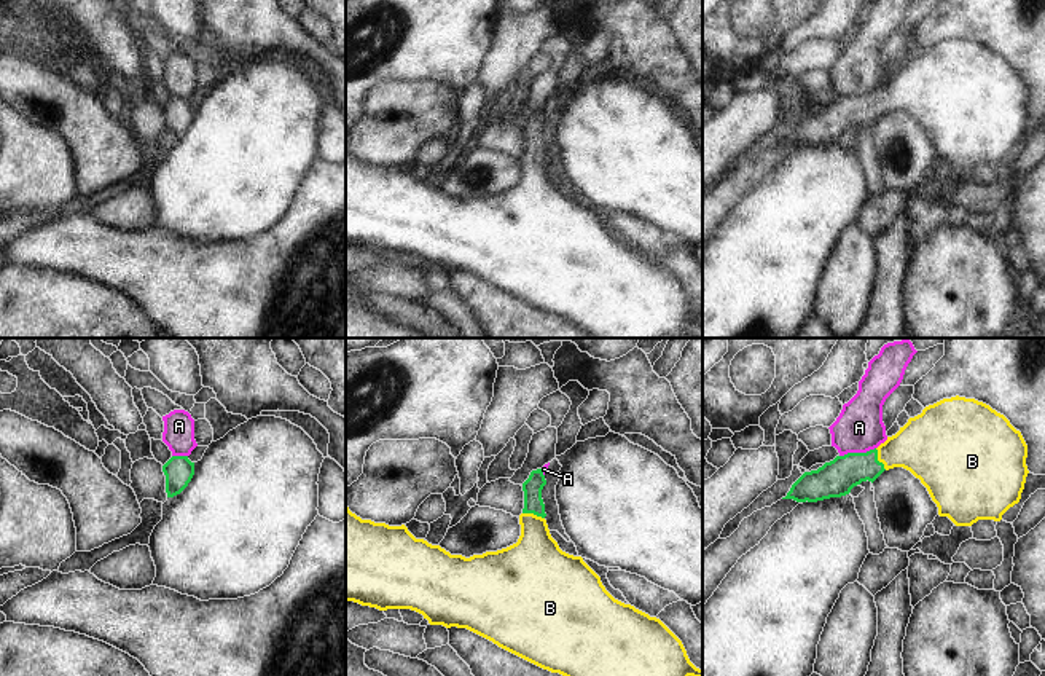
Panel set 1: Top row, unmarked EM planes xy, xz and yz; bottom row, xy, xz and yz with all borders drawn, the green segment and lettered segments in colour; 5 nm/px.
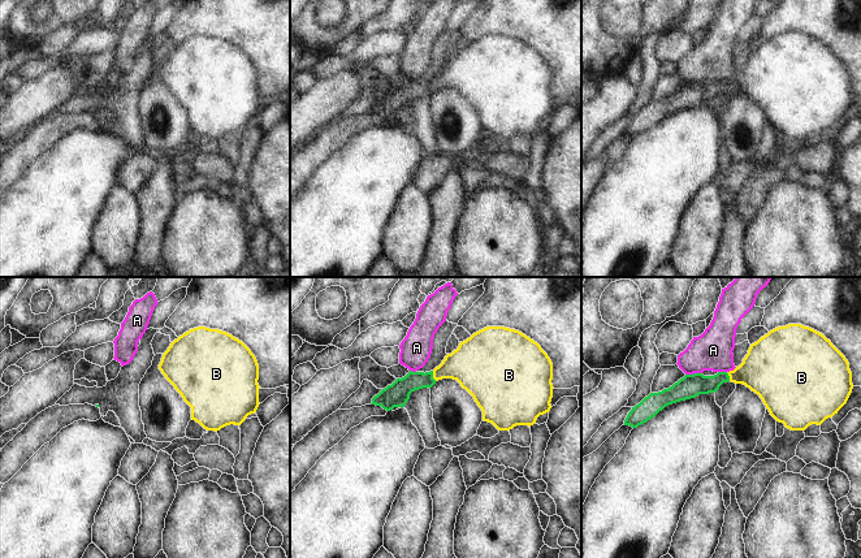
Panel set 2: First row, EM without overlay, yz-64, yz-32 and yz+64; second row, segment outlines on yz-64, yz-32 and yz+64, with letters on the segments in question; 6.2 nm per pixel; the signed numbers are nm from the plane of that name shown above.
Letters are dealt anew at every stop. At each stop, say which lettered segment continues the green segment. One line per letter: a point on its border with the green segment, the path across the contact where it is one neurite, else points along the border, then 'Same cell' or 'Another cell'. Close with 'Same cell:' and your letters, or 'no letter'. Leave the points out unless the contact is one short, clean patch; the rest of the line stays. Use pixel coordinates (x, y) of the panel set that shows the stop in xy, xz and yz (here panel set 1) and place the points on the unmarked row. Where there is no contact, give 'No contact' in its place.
A: Touches green at yz (857, 96). Boundary: yz (875, 90), (865, 94), (848, 94), (840, 99). Another cell
B: Touches green at yz (876, 102). Path across: yz (835, 121), (876, 102), (899, 93), (924, 90). Same cell
Same cell: B

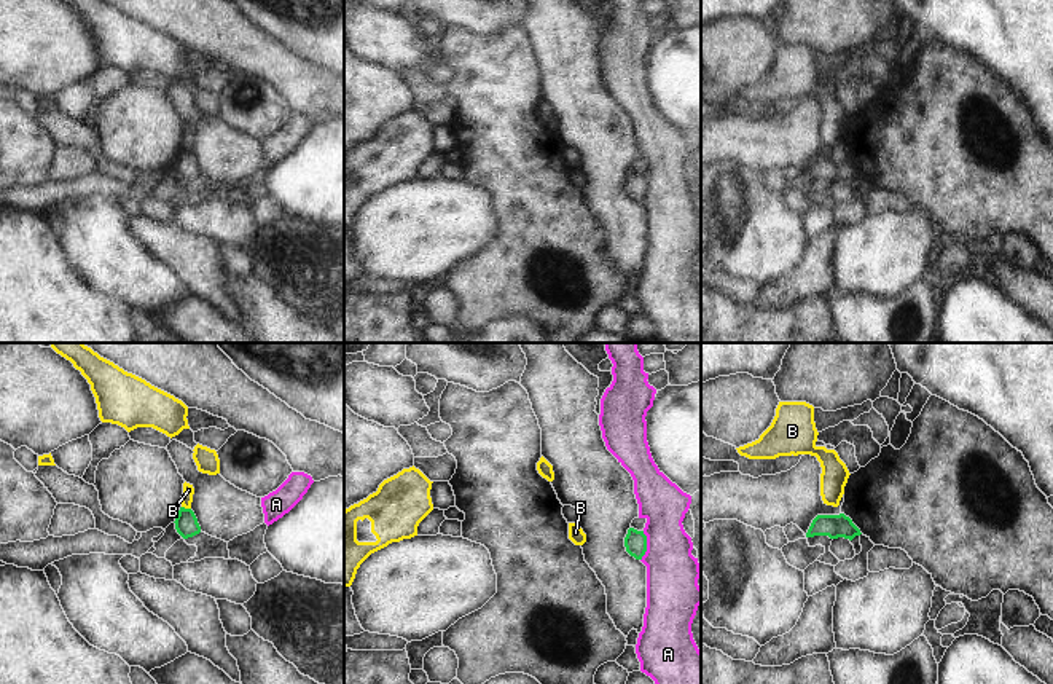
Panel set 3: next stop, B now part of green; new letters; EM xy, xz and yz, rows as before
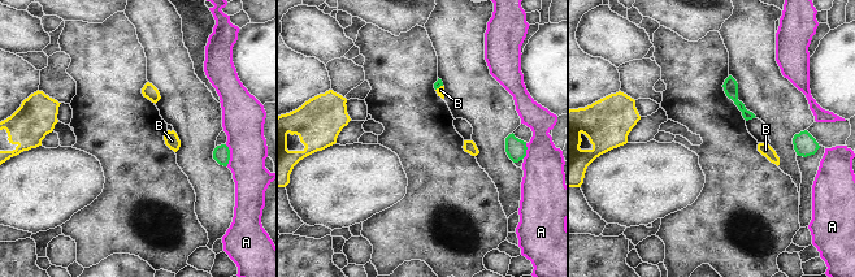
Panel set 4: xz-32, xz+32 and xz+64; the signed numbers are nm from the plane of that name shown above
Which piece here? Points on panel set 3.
A: Touches green at xz (645, 188). Boundary: xz (644, 174), (645, 196), (641, 203). Another cell
B: Touches green at xy (187, 152). Boundary: xy (182, 149), (190, 152). Another cell
Same cell: no letter

